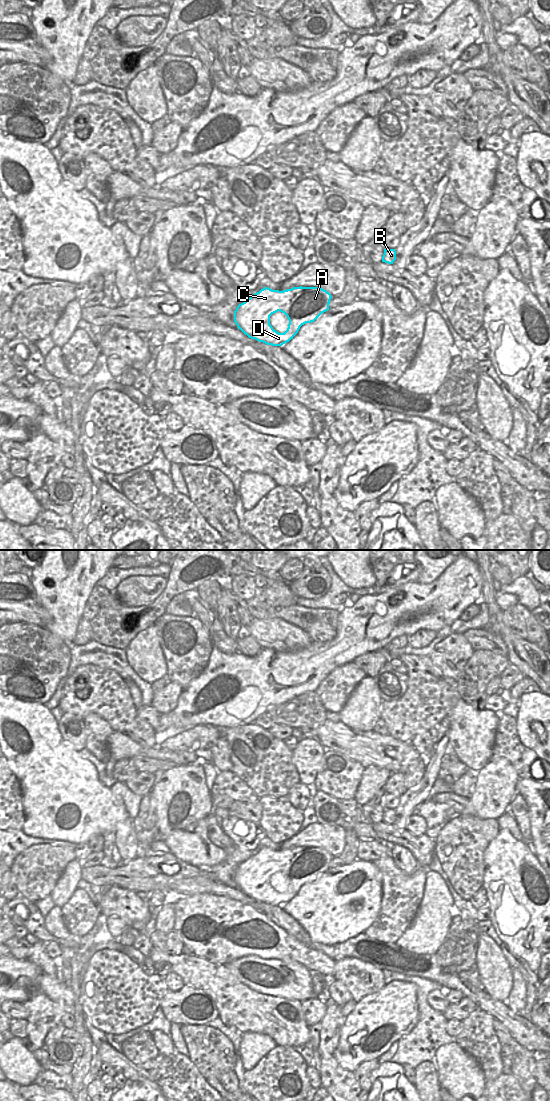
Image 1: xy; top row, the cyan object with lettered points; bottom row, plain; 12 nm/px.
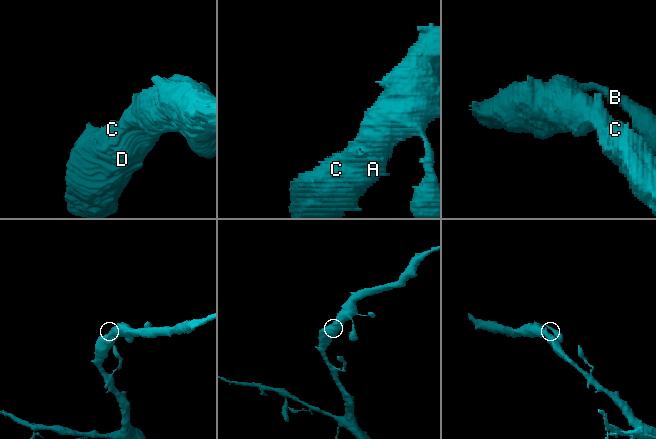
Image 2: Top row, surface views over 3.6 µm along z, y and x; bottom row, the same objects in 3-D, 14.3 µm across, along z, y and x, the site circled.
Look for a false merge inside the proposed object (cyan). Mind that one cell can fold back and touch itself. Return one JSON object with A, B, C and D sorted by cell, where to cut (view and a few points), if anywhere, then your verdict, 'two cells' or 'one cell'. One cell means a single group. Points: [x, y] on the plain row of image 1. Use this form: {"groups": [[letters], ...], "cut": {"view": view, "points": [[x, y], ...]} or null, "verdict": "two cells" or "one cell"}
{"groups": [["A", "B", "C", "D"]], "cut": null, "verdict": "one cell"}

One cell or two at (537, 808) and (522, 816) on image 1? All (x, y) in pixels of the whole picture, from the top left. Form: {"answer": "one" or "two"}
{"answer": "two"}

